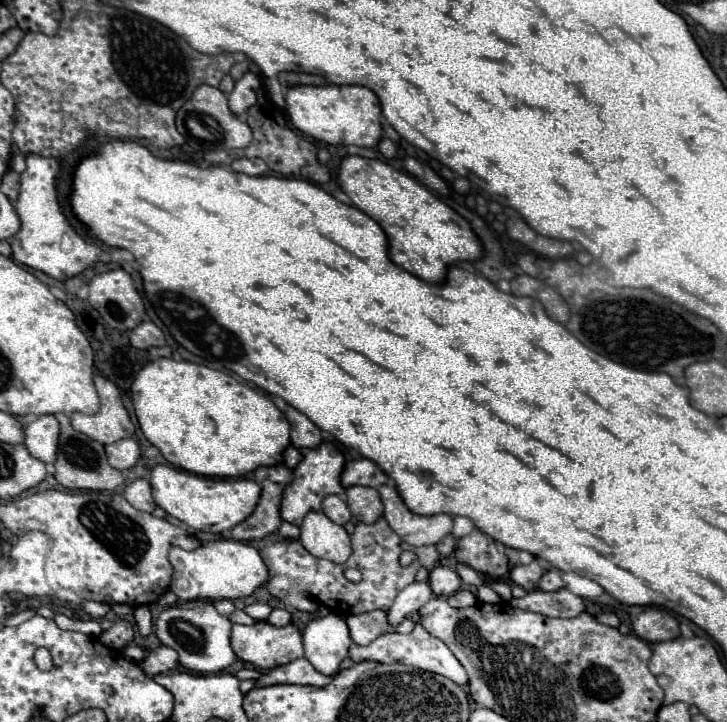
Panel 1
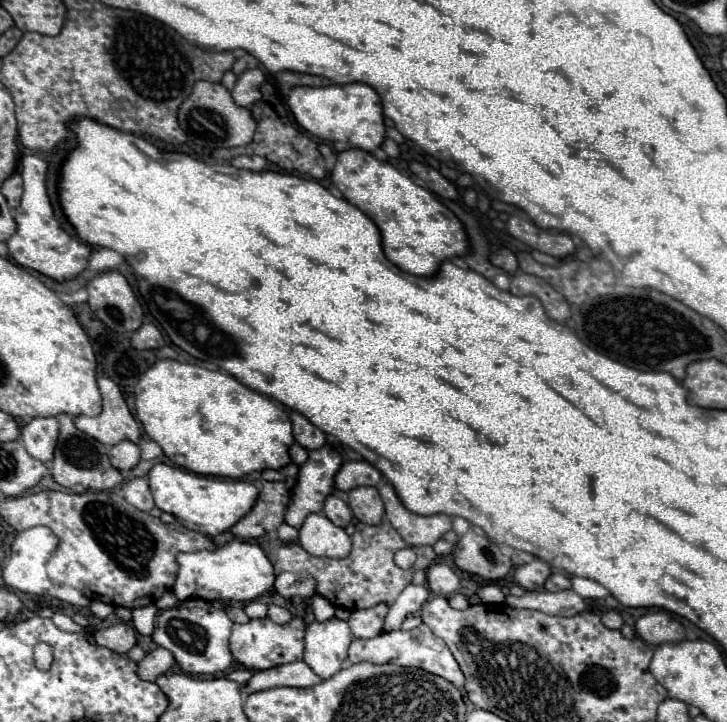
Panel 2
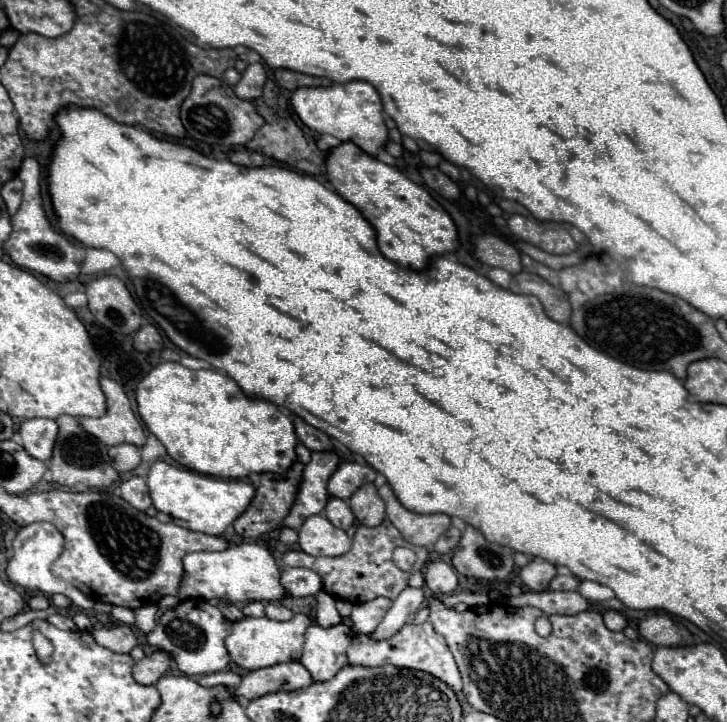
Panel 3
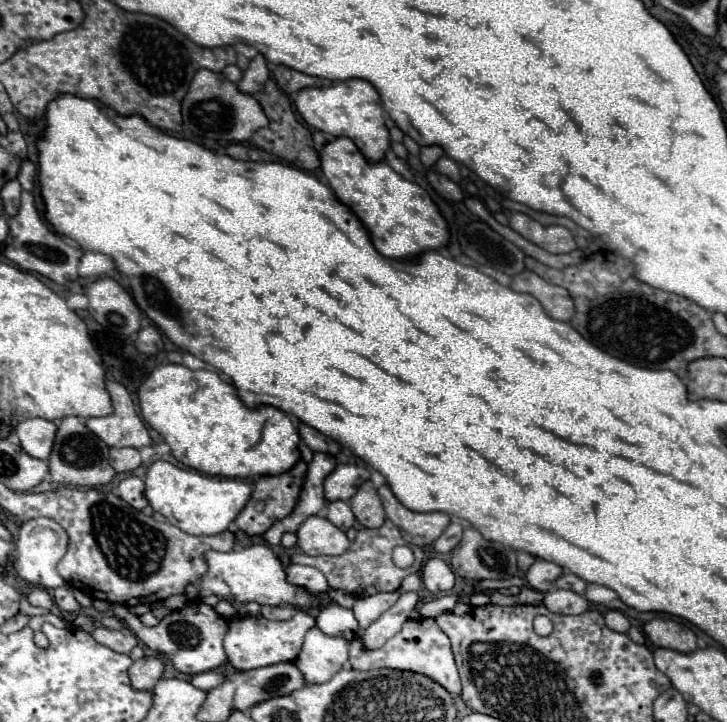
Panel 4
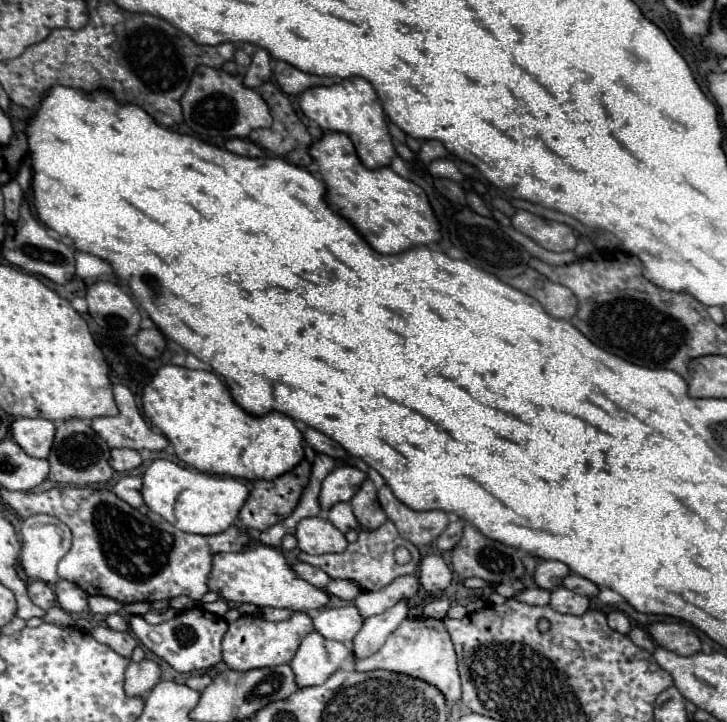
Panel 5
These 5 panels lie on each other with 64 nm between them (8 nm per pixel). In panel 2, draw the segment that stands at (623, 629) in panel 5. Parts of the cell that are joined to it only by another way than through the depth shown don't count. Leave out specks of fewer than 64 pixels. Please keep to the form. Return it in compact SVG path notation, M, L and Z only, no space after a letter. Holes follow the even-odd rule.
M610 610L610 612L604 612L600 618L602 618L602 624L604 624L604 626L608 626L608 628L614 628L614 630L618 630L618 628L622 626L622 616L620 616L618 612L614 612L614 610Z

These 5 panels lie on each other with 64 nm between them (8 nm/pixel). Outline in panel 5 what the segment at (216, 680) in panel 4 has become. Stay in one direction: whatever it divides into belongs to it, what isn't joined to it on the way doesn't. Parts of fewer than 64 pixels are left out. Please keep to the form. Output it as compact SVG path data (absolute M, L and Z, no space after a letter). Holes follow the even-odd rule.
M200 674L200 676L192 676L192 678L186 680L186 684L188 684L190 688L198 690L198 692L202 692L210 682L212 682L212 676L210 676L210 674Z

